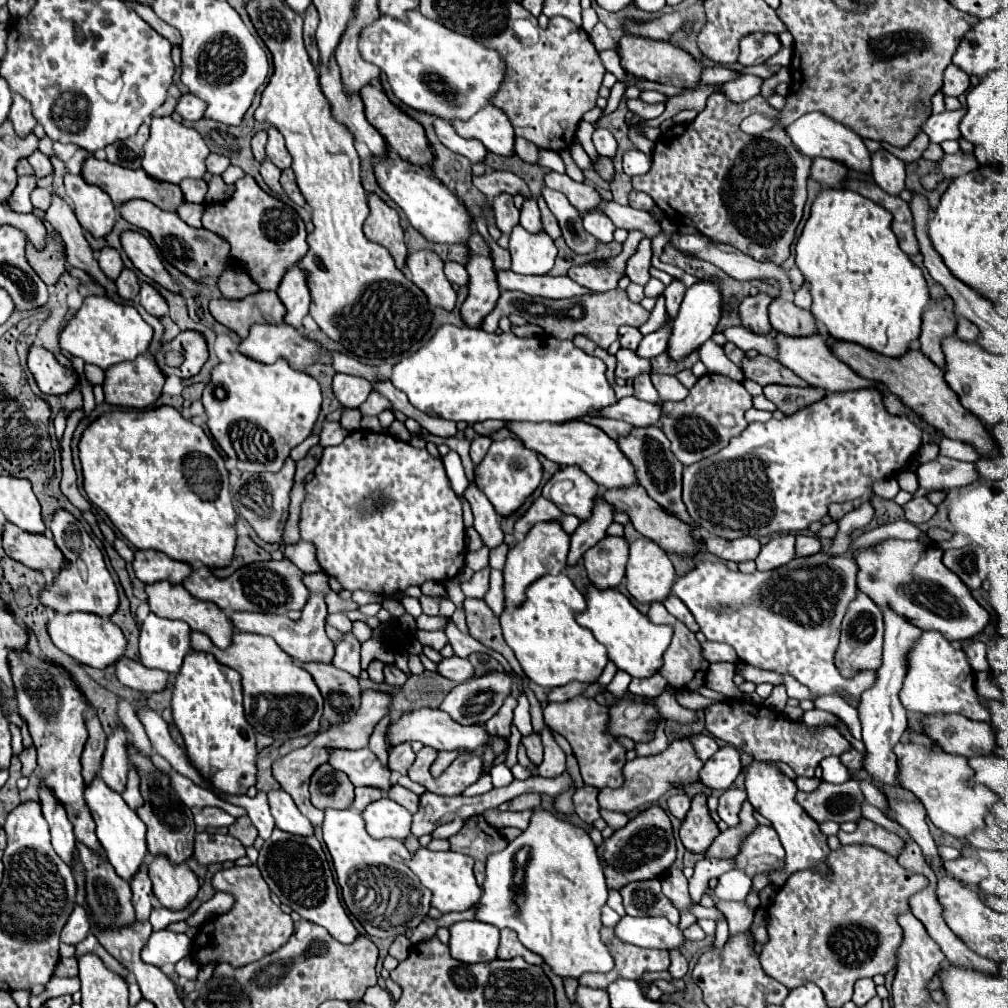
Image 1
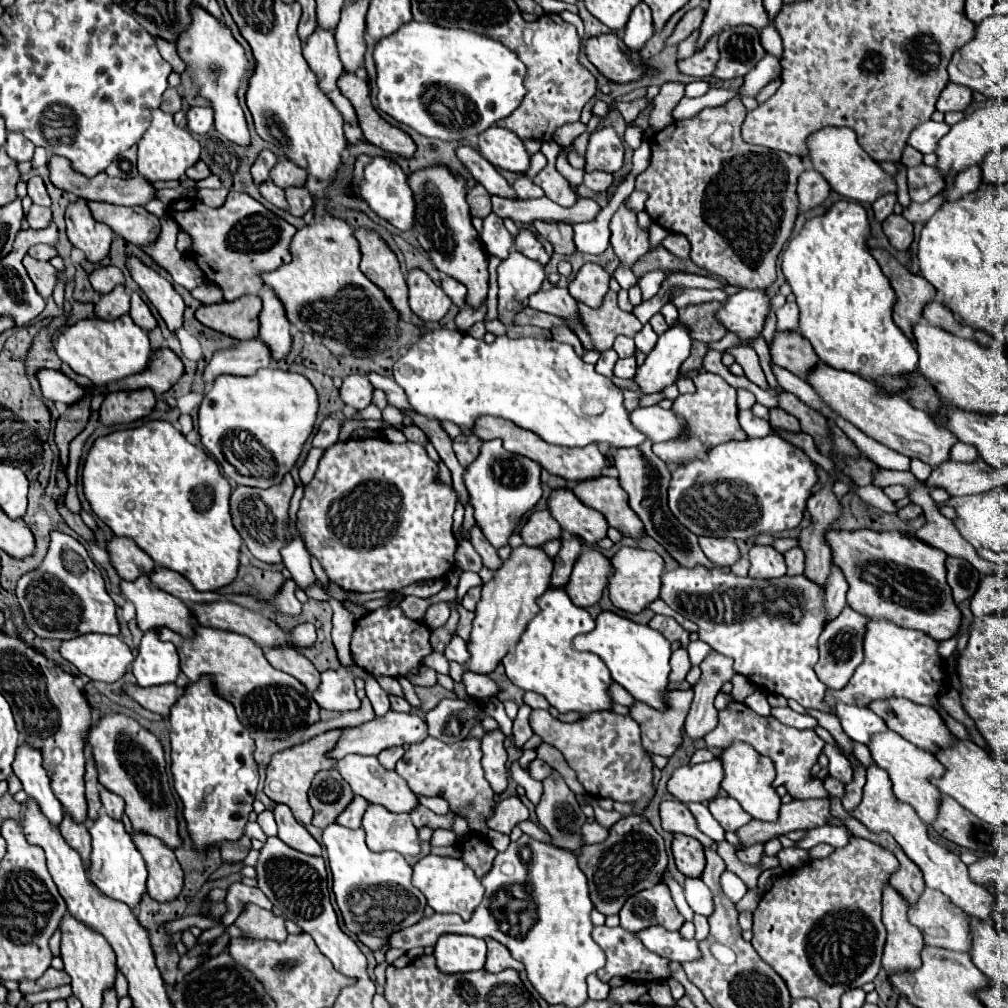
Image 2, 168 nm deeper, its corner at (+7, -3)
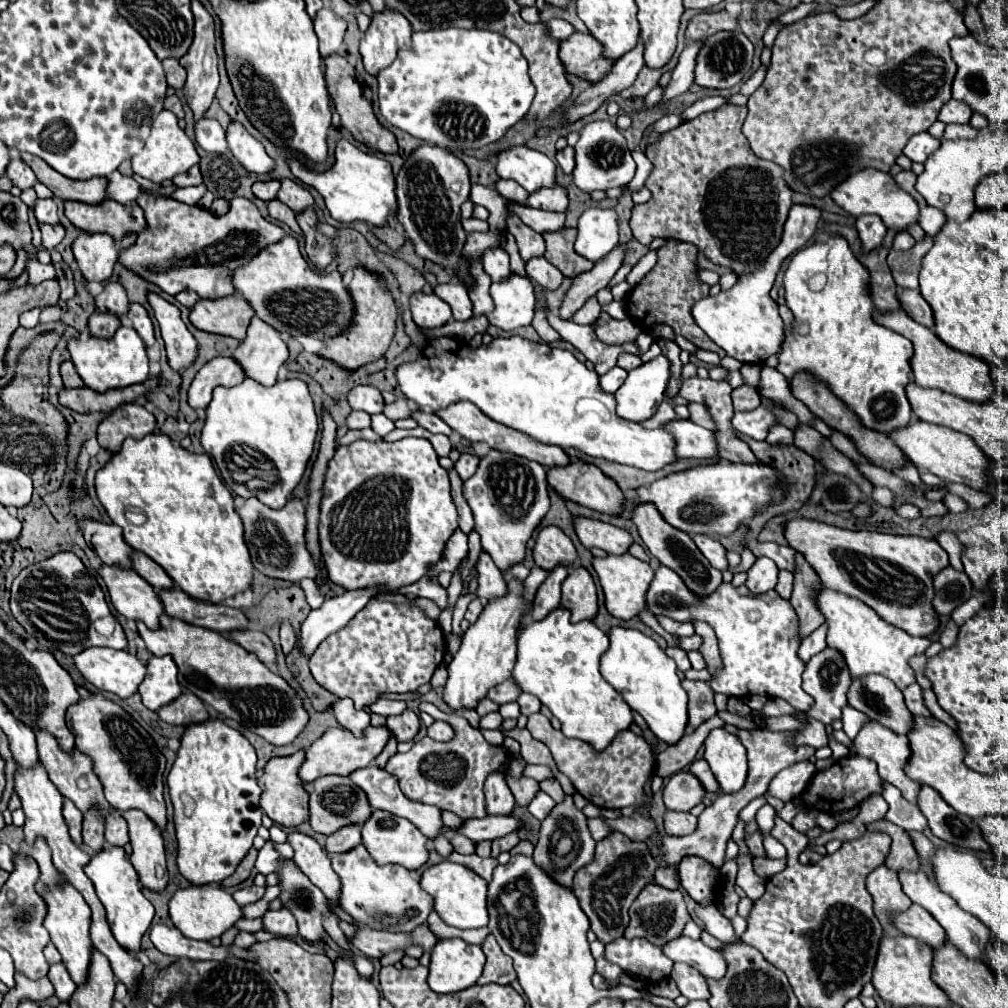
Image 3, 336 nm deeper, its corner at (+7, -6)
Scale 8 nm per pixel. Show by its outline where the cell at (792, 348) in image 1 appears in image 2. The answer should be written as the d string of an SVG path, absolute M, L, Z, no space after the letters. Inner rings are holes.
M820 362L808 374L808 384L844 420L852 422L866 436L878 440L894 452L904 454L908 458L918 458L928 466L940 466L942 462L950 460L950 448L956 444L956 436L948 428L938 426L930 414L908 404L902 396L880 396L878 386L874 382L844 370L830 368L824 362Z

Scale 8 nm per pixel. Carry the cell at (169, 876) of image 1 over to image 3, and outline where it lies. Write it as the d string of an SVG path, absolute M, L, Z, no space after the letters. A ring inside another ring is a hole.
M136 809L130 813L122 813L128 829L130 829L130 843L132 843L132 861L134 869L138 869L142 887L162 893L168 885L168 871L166 871L166 855L164 855L164 839L160 829Z

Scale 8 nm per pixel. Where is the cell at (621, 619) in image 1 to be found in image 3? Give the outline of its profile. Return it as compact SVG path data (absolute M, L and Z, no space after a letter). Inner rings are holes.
M612 627L608 639L610 639L610 647L600 657L602 677L624 697L624 701L634 711L638 711L646 719L648 729L658 739L670 745L678 743L684 735L684 727L688 721L688 713L686 713L688 697L686 691L680 687L680 677L676 673L674 659L668 657L666 651L660 649L654 639L634 629Z

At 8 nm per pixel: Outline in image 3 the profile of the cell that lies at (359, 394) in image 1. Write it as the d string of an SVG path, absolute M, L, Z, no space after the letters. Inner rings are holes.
M356 385L348 393L348 403L352 409L360 409L366 413L382 413L384 409L384 399L376 387L370 385Z

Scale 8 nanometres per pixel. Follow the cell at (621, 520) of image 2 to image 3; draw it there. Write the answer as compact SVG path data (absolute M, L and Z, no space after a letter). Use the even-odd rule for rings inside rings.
M578 459L576 463L570 463L566 469L552 469L548 471L548 483L564 497L564 499L570 499L578 505L584 505L588 509L594 509L594 511L600 511L600 513L606 513L606 515L614 515L618 517L624 509L624 493L620 491L620 487L616 485L614 479L610 479L608 475L604 475L596 465L578 465Z

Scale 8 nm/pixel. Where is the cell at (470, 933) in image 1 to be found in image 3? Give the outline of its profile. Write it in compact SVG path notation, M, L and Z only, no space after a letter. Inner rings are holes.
M442 939L430 955L428 985L436 993L456 993L474 985L486 963L482 947L462 939Z

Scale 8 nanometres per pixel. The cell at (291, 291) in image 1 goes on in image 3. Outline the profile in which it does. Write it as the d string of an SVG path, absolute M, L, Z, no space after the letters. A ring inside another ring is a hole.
M254 317L248 327L246 341L240 343L232 357L238 357L240 365L244 365L246 377L256 379L262 385L272 385L278 369L288 359L288 345L272 325Z

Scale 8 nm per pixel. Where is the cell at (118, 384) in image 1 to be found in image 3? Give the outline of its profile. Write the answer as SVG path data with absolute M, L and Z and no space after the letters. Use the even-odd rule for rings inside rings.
M124 403L108 413L98 425L98 443L112 453L120 449L126 437L142 439L146 433L152 433L156 419L138 403Z

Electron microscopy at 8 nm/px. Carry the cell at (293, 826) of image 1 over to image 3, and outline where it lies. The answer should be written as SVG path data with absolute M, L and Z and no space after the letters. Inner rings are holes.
M296 831L288 835L288 843L294 849L296 865L310 877L310 881L314 881L314 885L322 887L322 893L326 893L332 903L338 903L340 881L324 849L312 837Z

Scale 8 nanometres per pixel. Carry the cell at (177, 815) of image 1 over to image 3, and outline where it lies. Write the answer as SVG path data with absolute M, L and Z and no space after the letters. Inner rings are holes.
M90 695L88 699L78 701L68 709L68 725L70 731L76 737L76 749L80 753L86 753L94 763L94 773L104 785L106 801L120 811L140 809L144 811L162 831L166 829L166 803L164 803L164 765L166 759L156 747L154 739L148 735L148 731L134 721L120 705L116 705L110 699L104 699L102 695Z

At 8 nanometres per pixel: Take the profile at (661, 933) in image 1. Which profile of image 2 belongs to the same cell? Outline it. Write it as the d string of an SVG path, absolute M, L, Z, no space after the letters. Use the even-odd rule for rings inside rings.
M650 926L642 932L638 932L638 936L648 950L652 950L668 960L682 964L682 962L702 958L702 952L698 948L698 940L686 940L680 936L680 932L670 932L662 926Z

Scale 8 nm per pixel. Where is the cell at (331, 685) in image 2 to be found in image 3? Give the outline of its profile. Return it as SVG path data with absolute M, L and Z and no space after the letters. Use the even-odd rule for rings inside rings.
M348 697L336 699L332 703L332 713L334 713L336 721L342 727L354 731L354 735L362 735L362 731L370 725L370 713L364 709L356 709Z

